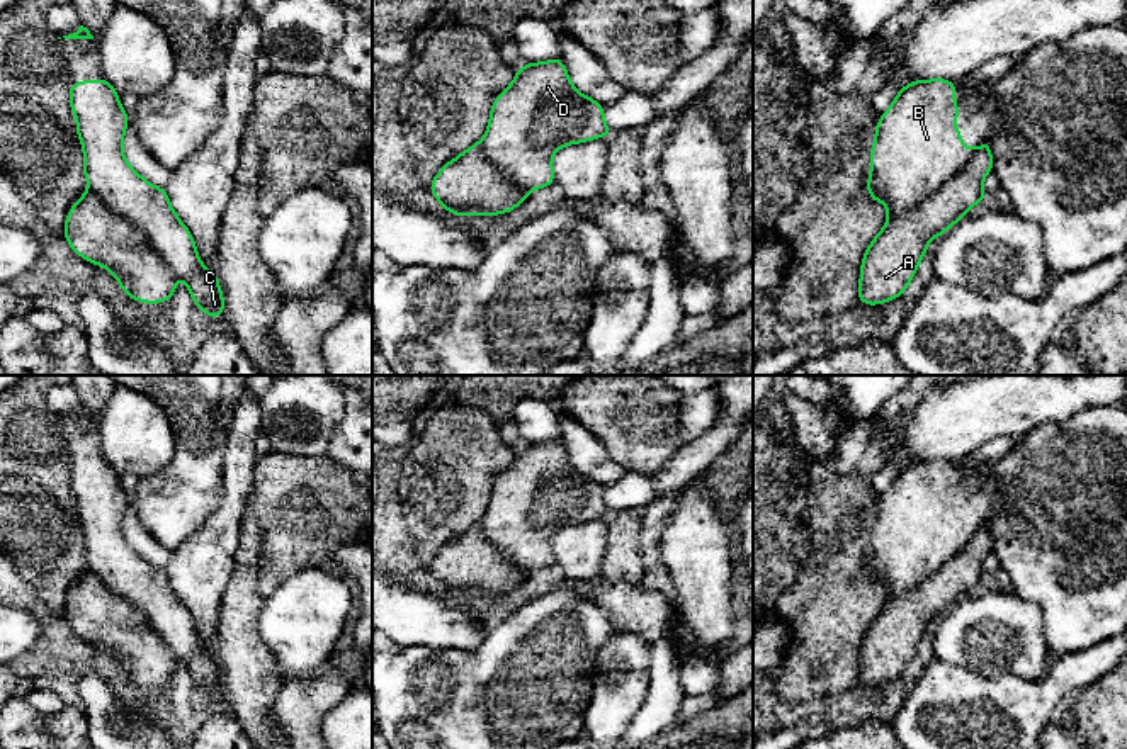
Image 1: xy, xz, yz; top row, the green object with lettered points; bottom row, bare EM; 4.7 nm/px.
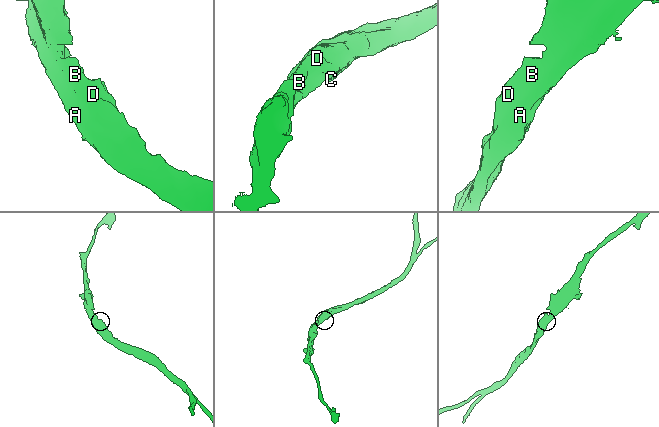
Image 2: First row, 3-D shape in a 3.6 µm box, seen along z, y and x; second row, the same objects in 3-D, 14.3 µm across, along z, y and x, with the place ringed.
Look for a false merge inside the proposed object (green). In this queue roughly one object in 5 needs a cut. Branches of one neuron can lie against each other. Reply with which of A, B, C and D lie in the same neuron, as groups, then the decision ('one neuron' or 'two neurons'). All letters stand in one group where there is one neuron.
A / B C D; two neurons

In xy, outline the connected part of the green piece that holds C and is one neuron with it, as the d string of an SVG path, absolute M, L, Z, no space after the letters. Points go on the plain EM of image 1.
M104 459L70 465L70 487L83 528L83 554L88 571L136 606L182 659L211 700L224 695L218 654L206 649L192 613L178 600L163 567L144 560L124 538L122 521L129 496L119 484L117 470Z

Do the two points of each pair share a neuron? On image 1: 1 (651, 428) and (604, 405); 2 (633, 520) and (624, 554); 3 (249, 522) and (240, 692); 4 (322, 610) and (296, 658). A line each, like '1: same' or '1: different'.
1: same
2: same
3: same
4: same

